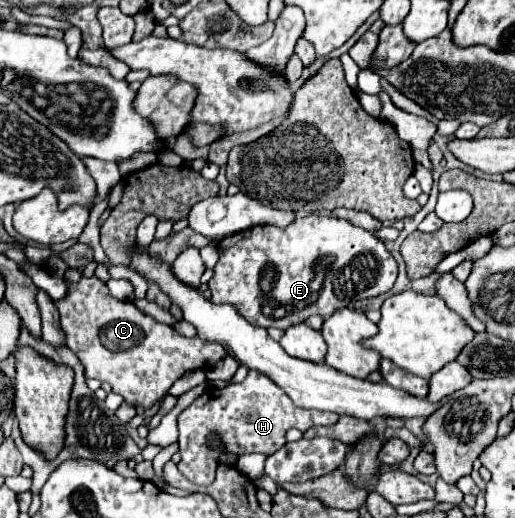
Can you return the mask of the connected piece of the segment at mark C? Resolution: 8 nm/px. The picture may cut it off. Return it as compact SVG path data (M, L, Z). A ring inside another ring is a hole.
M81 275L77 283L67 279L65 283L67 295L55 301L61 313L65 345L79 357L87 377L109 383L131 407L141 405L151 409L185 371L207 371L227 357L227 351L219 343L181 337L169 325L157 323L153 317L141 313L133 303L111 297L107 285L97 277Z

